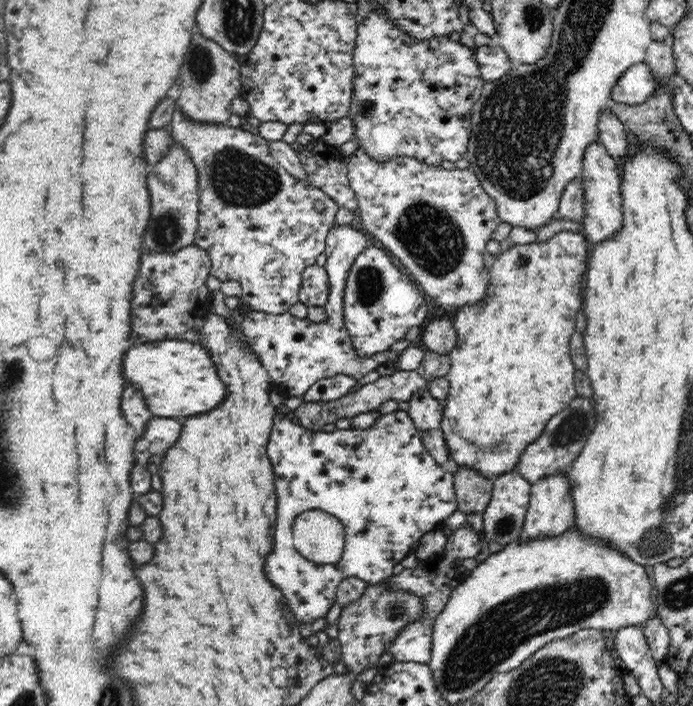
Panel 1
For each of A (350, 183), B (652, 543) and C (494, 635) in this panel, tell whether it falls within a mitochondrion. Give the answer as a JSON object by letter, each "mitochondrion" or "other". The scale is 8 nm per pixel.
{"A":"other","B":"mitochondrion","C":"mitochondrion"}

